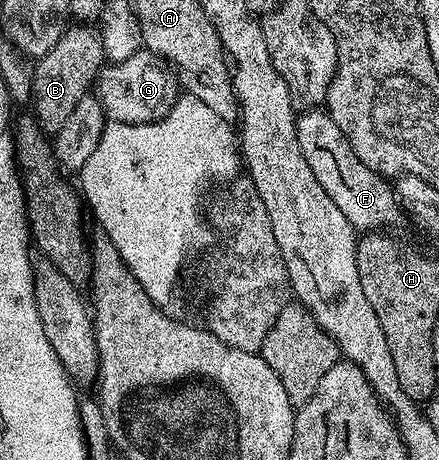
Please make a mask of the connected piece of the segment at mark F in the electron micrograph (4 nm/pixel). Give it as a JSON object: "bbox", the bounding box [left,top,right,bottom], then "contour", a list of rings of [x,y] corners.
{"bbox":[295,108,405,231],"contour":[[[309,108],[298,114],[295,126],[297,127],[297,143],[309,163],[313,175],[317,175],[317,183],[321,183],[321,187],[325,187],[325,195],[329,195],[329,199],[333,199],[333,203],[337,203],[341,215],[345,215],[345,219],[349,219],[349,223],[355,230],[383,231],[388,228],[386,225],[395,225],[399,220],[404,219],[405,213],[396,200],[396,190],[393,188],[392,182],[383,174],[375,173],[369,167],[365,167],[365,163],[361,163],[361,159],[357,157],[357,151],[353,151],[349,139],[345,139],[345,135],[341,131],[341,127],[337,127],[337,123],[333,123],[330,113],[322,108]]]}

